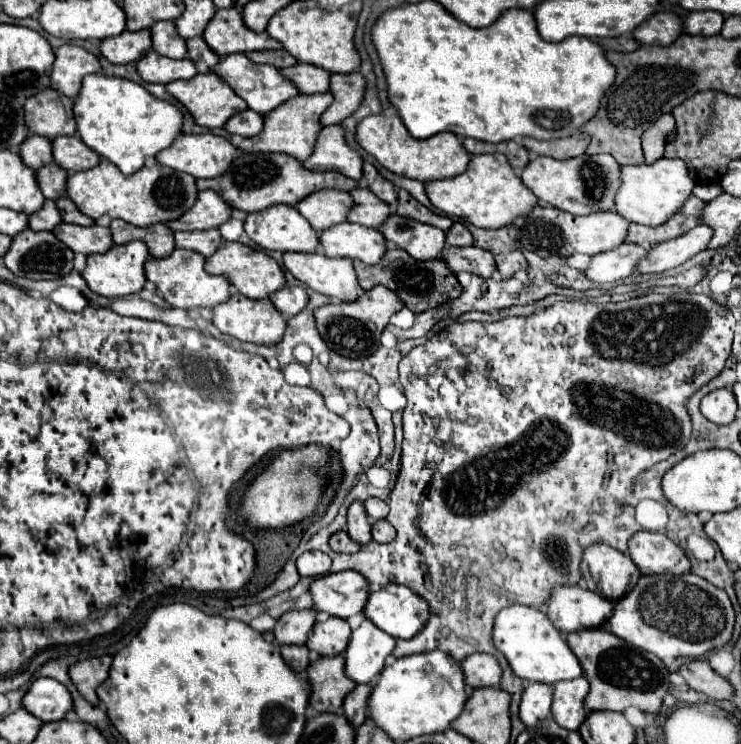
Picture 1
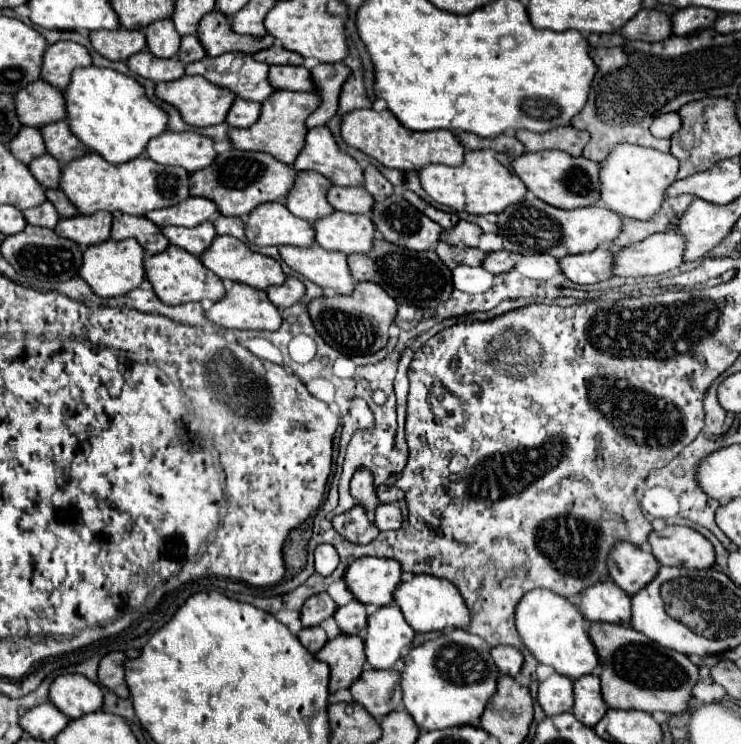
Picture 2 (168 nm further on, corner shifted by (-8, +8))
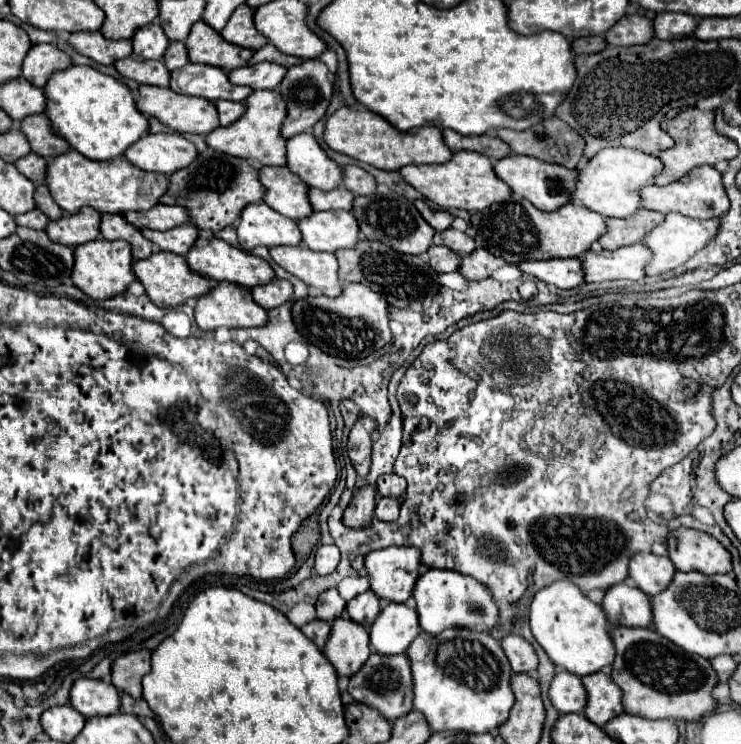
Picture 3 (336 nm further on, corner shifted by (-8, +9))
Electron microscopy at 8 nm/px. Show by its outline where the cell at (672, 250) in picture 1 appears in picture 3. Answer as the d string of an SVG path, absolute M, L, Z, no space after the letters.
M644 244L622 246L618 250L588 250L580 256L584 282L604 282L604 280L640 280L646 274L642 268L650 260L650 250Z

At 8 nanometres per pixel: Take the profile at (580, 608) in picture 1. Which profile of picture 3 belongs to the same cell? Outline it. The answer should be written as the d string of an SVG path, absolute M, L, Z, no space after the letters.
M620 582L606 590L602 608L610 622L620 626L648 628L652 626L652 604L640 588Z

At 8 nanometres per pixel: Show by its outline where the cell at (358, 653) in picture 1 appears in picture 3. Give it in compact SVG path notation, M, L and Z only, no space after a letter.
M390 602L370 628L370 644L378 654L402 654L418 634L420 624L414 604Z

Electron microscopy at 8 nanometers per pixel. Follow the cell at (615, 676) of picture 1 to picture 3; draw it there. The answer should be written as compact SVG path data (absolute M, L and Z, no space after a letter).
M620 626L612 630L612 640L616 646L612 678L624 692L626 712L644 718L674 718L696 722L704 714L716 710L718 702L712 698L712 690L718 684L718 676L710 660L684 652L674 642L666 640L650 628Z

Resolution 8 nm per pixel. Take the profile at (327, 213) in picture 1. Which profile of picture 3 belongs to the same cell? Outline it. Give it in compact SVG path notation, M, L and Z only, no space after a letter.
M262 166L258 170L258 178L266 188L264 202L270 208L292 220L300 220L312 214L310 202L306 200L306 184L302 184L286 166Z

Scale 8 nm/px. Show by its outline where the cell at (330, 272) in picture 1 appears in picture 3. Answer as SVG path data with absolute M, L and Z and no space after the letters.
M302 246L270 248L272 260L286 272L300 278L304 284L318 288L324 296L340 296L342 282L338 280L338 260L334 254L314 252Z

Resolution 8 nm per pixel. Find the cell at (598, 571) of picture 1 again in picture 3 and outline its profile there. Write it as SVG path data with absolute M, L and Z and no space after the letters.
M638 554L630 562L630 578L648 596L656 596L668 588L676 574L670 558L656 554Z

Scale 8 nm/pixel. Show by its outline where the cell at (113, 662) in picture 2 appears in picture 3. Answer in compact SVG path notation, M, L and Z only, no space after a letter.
M136 650L120 656L112 666L112 684L132 698L140 698L142 676L150 672L150 656L152 650Z

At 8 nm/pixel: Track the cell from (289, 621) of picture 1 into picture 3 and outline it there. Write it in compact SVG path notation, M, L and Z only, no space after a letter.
M330 588L320 594L316 602L316 610L318 610L320 620L326 620L326 622L336 620L346 610L346 600L338 594L336 588Z

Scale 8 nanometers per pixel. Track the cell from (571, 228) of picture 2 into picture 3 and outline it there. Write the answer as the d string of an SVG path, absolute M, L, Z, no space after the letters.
M512 194L504 202L496 202L480 212L470 212L470 226L474 228L476 244L486 248L504 262L518 260L548 260L548 258L578 258L590 248L602 232L606 232L604 218L582 208L580 204L564 204L554 212L534 208L526 198Z

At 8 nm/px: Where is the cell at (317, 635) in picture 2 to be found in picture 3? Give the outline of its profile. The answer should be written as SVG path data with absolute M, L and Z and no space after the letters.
M312 620L312 622L304 624L300 630L302 630L320 650L324 648L324 644L326 644L326 640L328 640L328 636L330 636L330 624L324 622L324 620Z

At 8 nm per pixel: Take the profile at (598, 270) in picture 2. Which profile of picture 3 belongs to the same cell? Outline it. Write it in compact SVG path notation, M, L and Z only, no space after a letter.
M578 258L526 260L518 262L516 268L532 278L538 278L556 288L576 288L582 284L582 268L578 268Z

